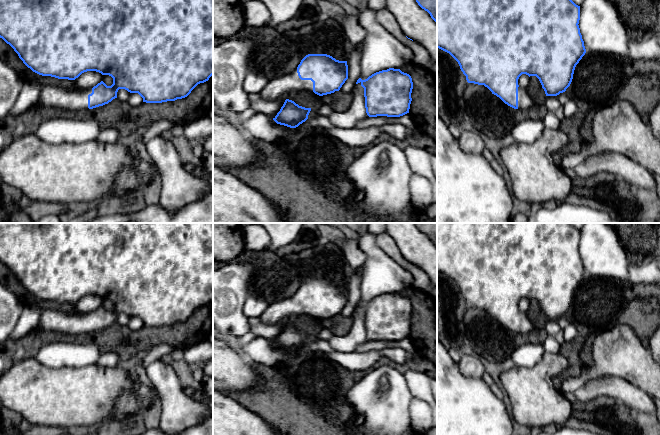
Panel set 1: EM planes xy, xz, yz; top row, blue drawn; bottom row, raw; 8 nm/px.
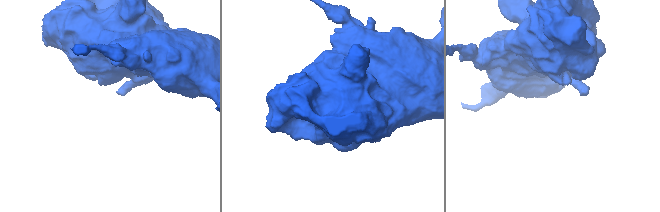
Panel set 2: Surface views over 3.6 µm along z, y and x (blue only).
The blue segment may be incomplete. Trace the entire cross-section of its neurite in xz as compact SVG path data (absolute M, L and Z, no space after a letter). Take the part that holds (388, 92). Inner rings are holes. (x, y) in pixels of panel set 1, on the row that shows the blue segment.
M389 68L376 72L365 80L359 78L356 84L358 83L364 88L365 108L369 117L400 117L409 113L413 89L412 78L409 74L400 69Z

